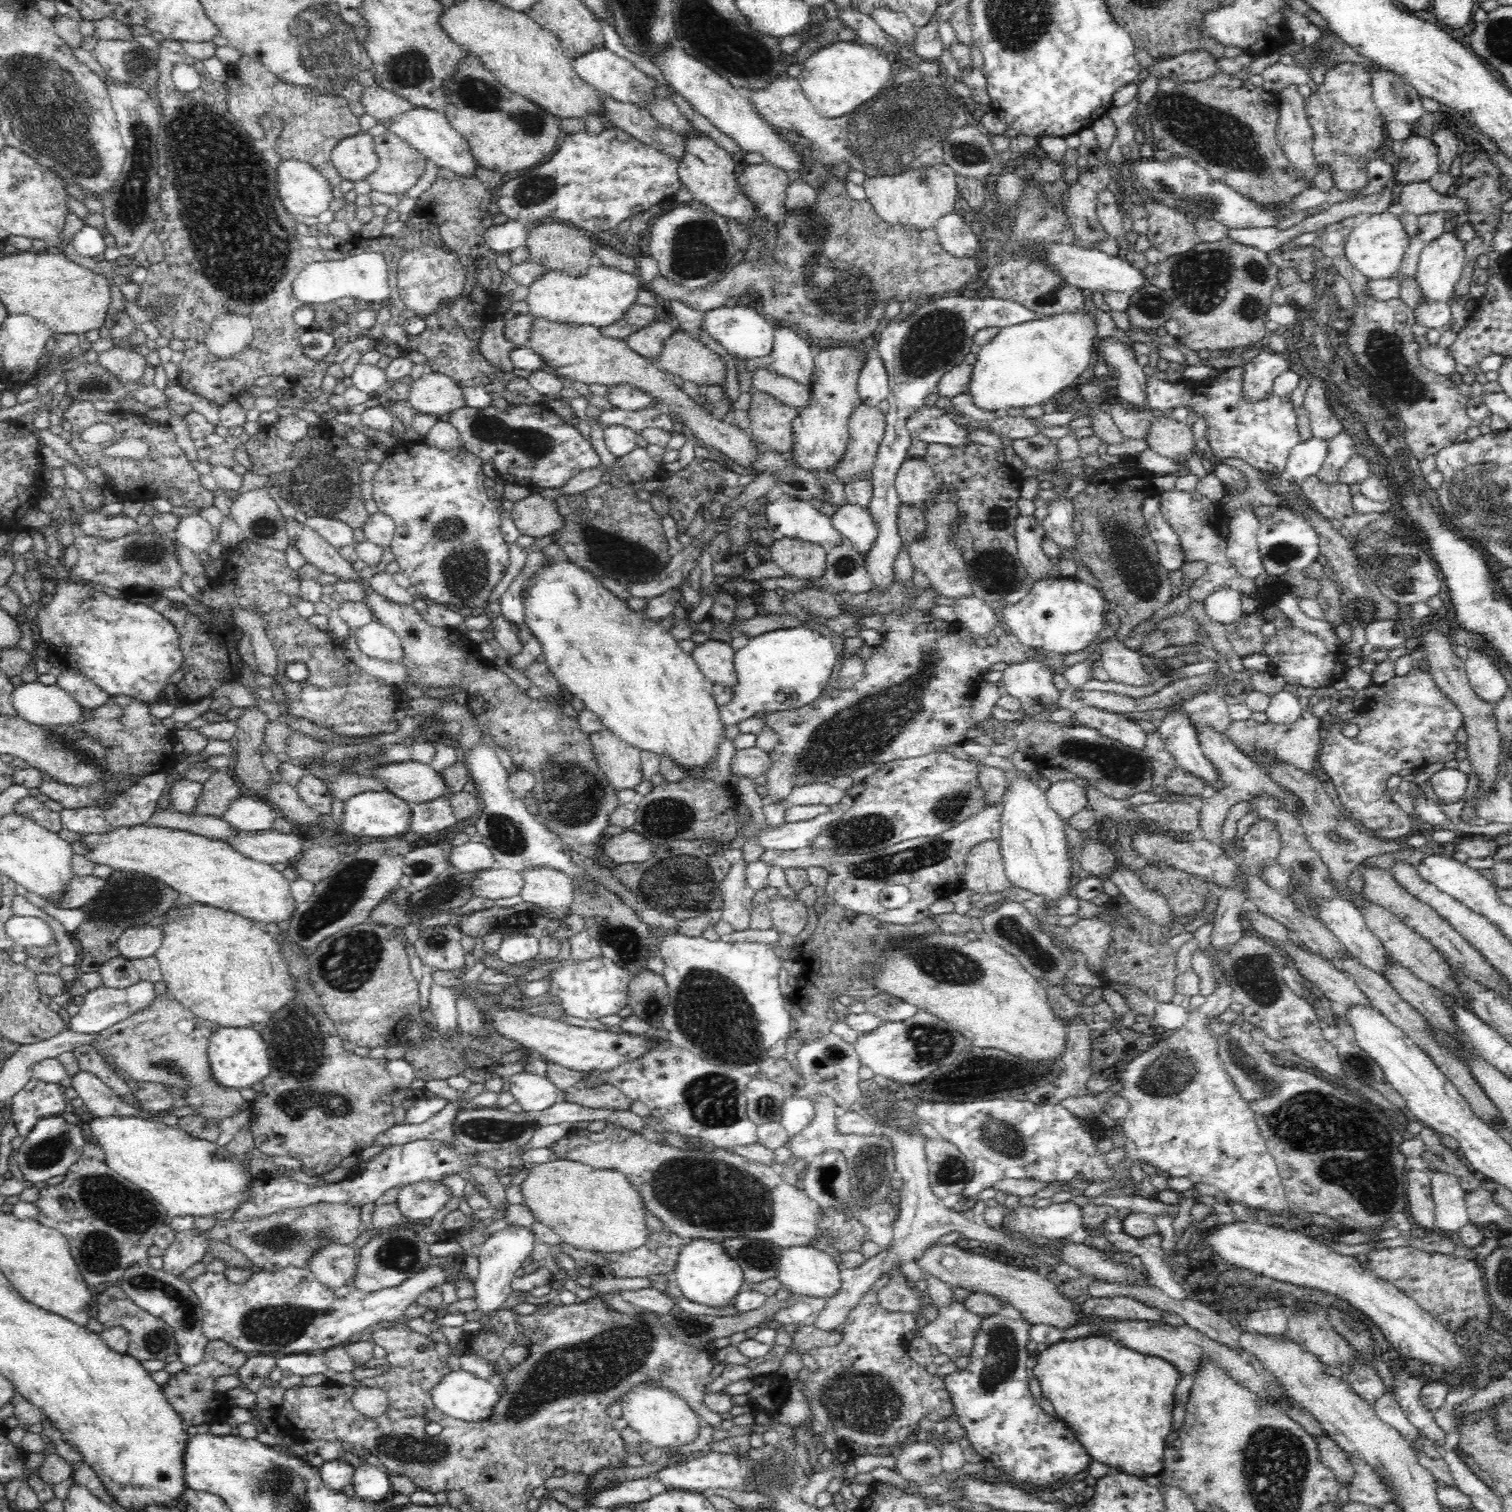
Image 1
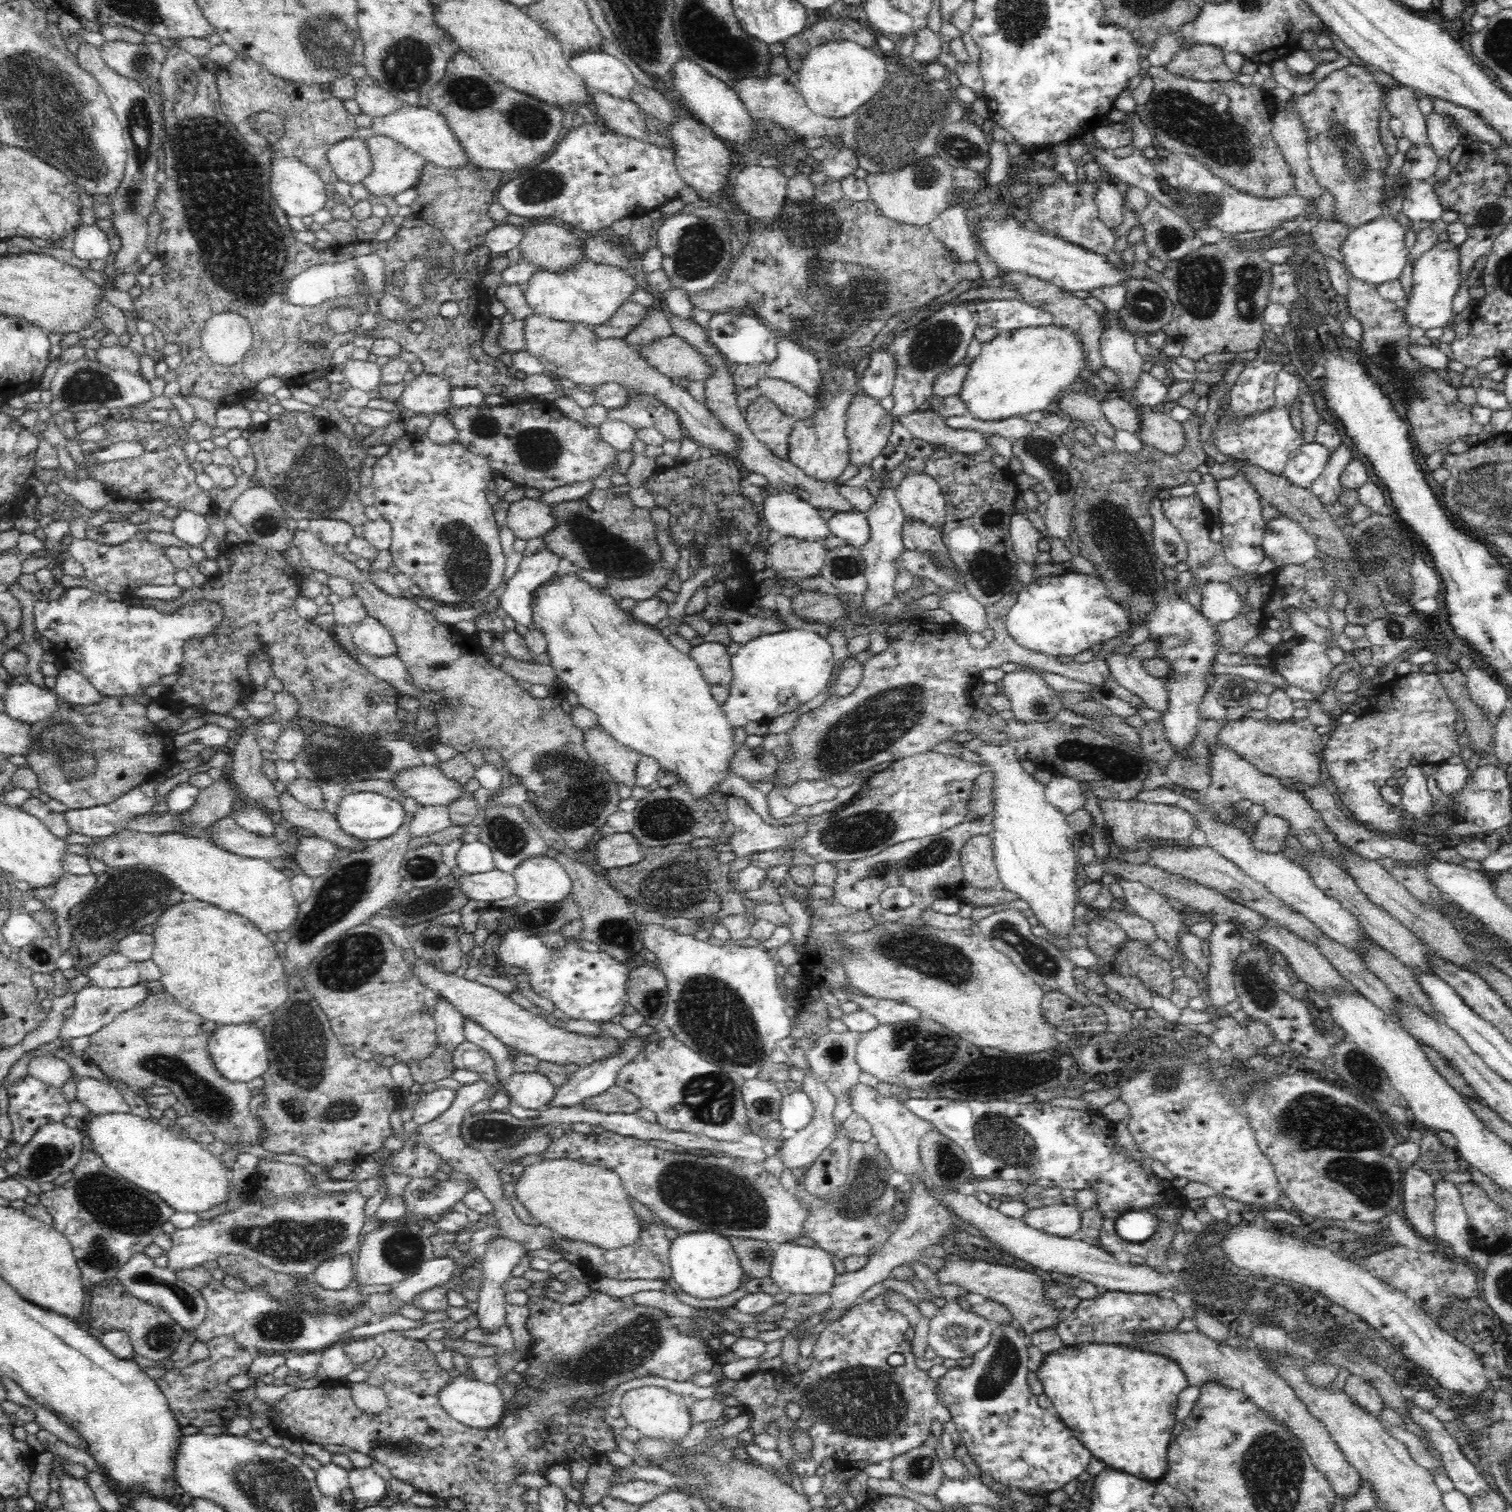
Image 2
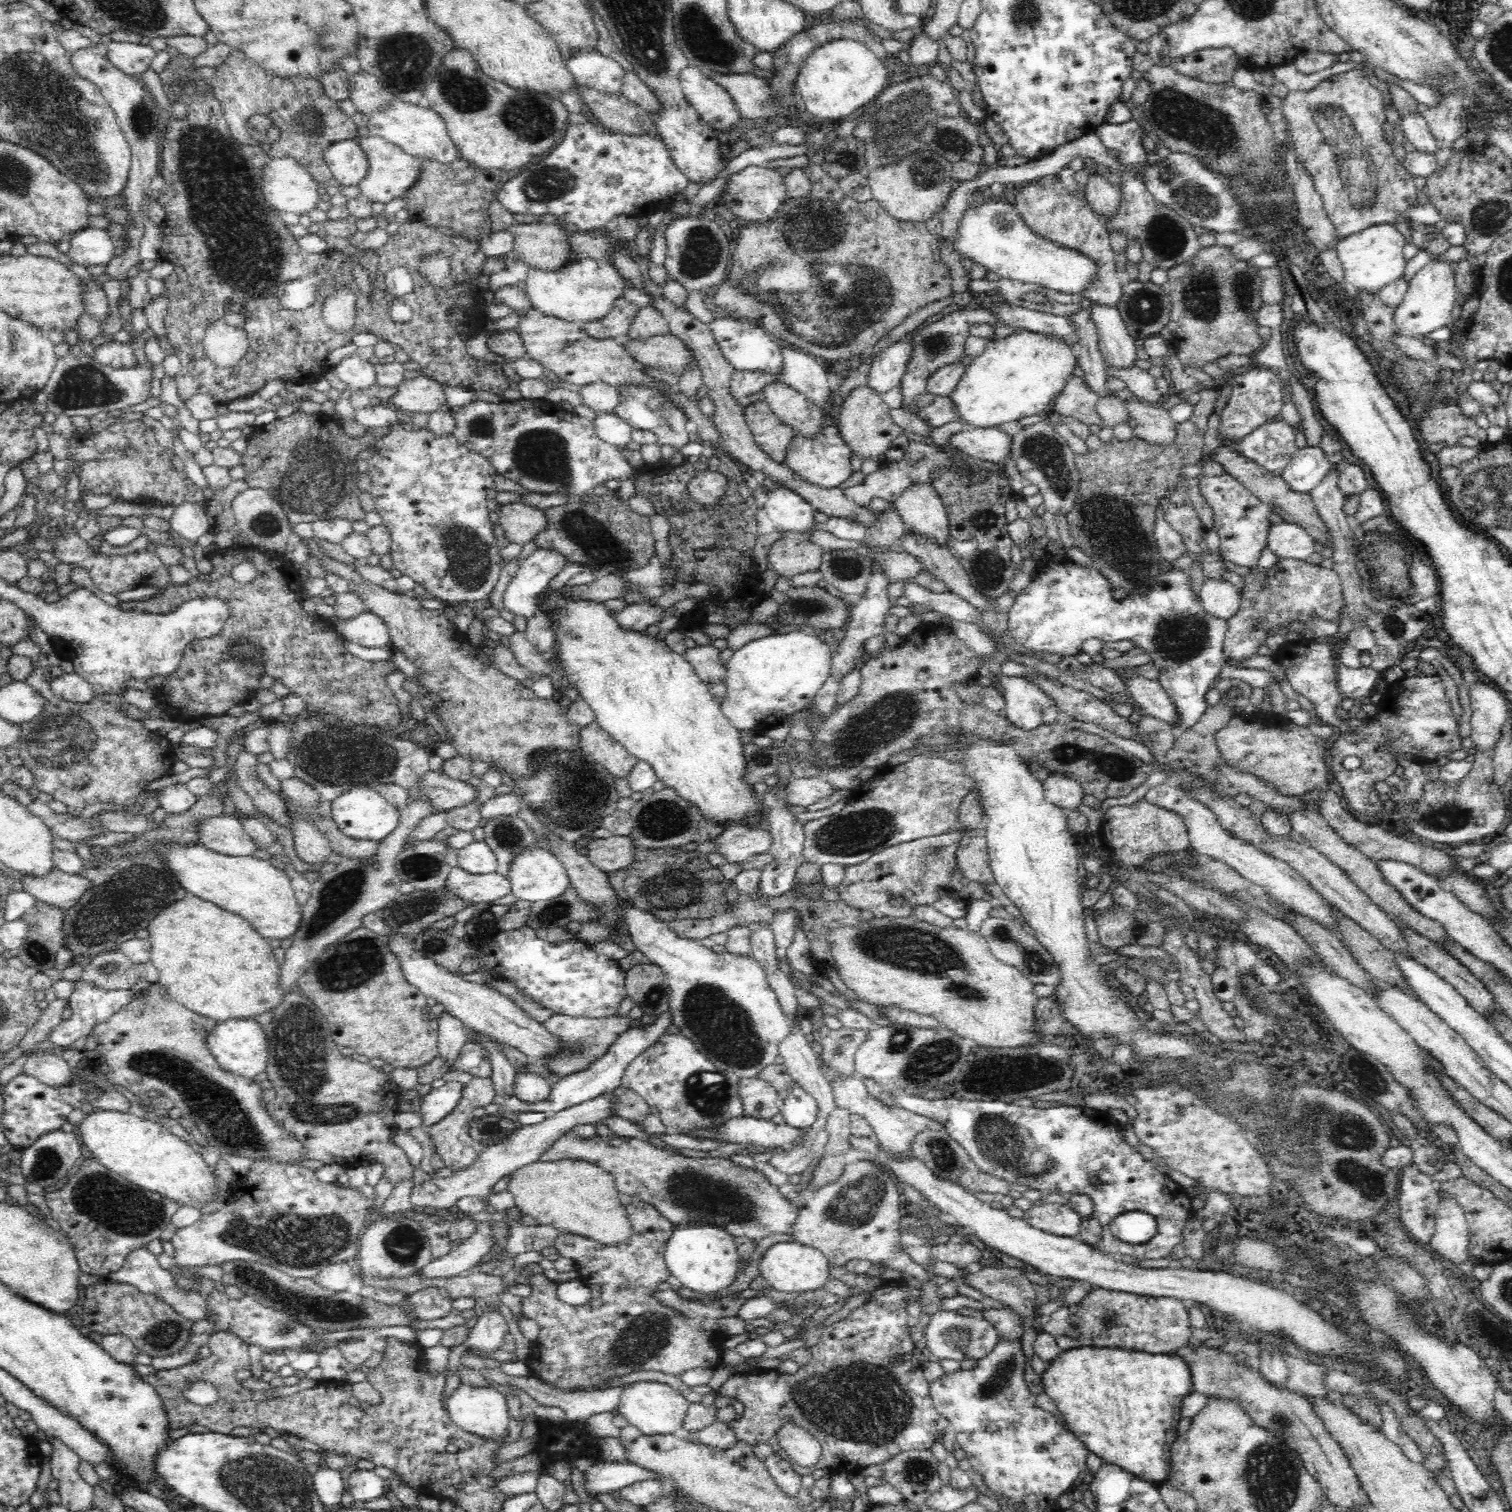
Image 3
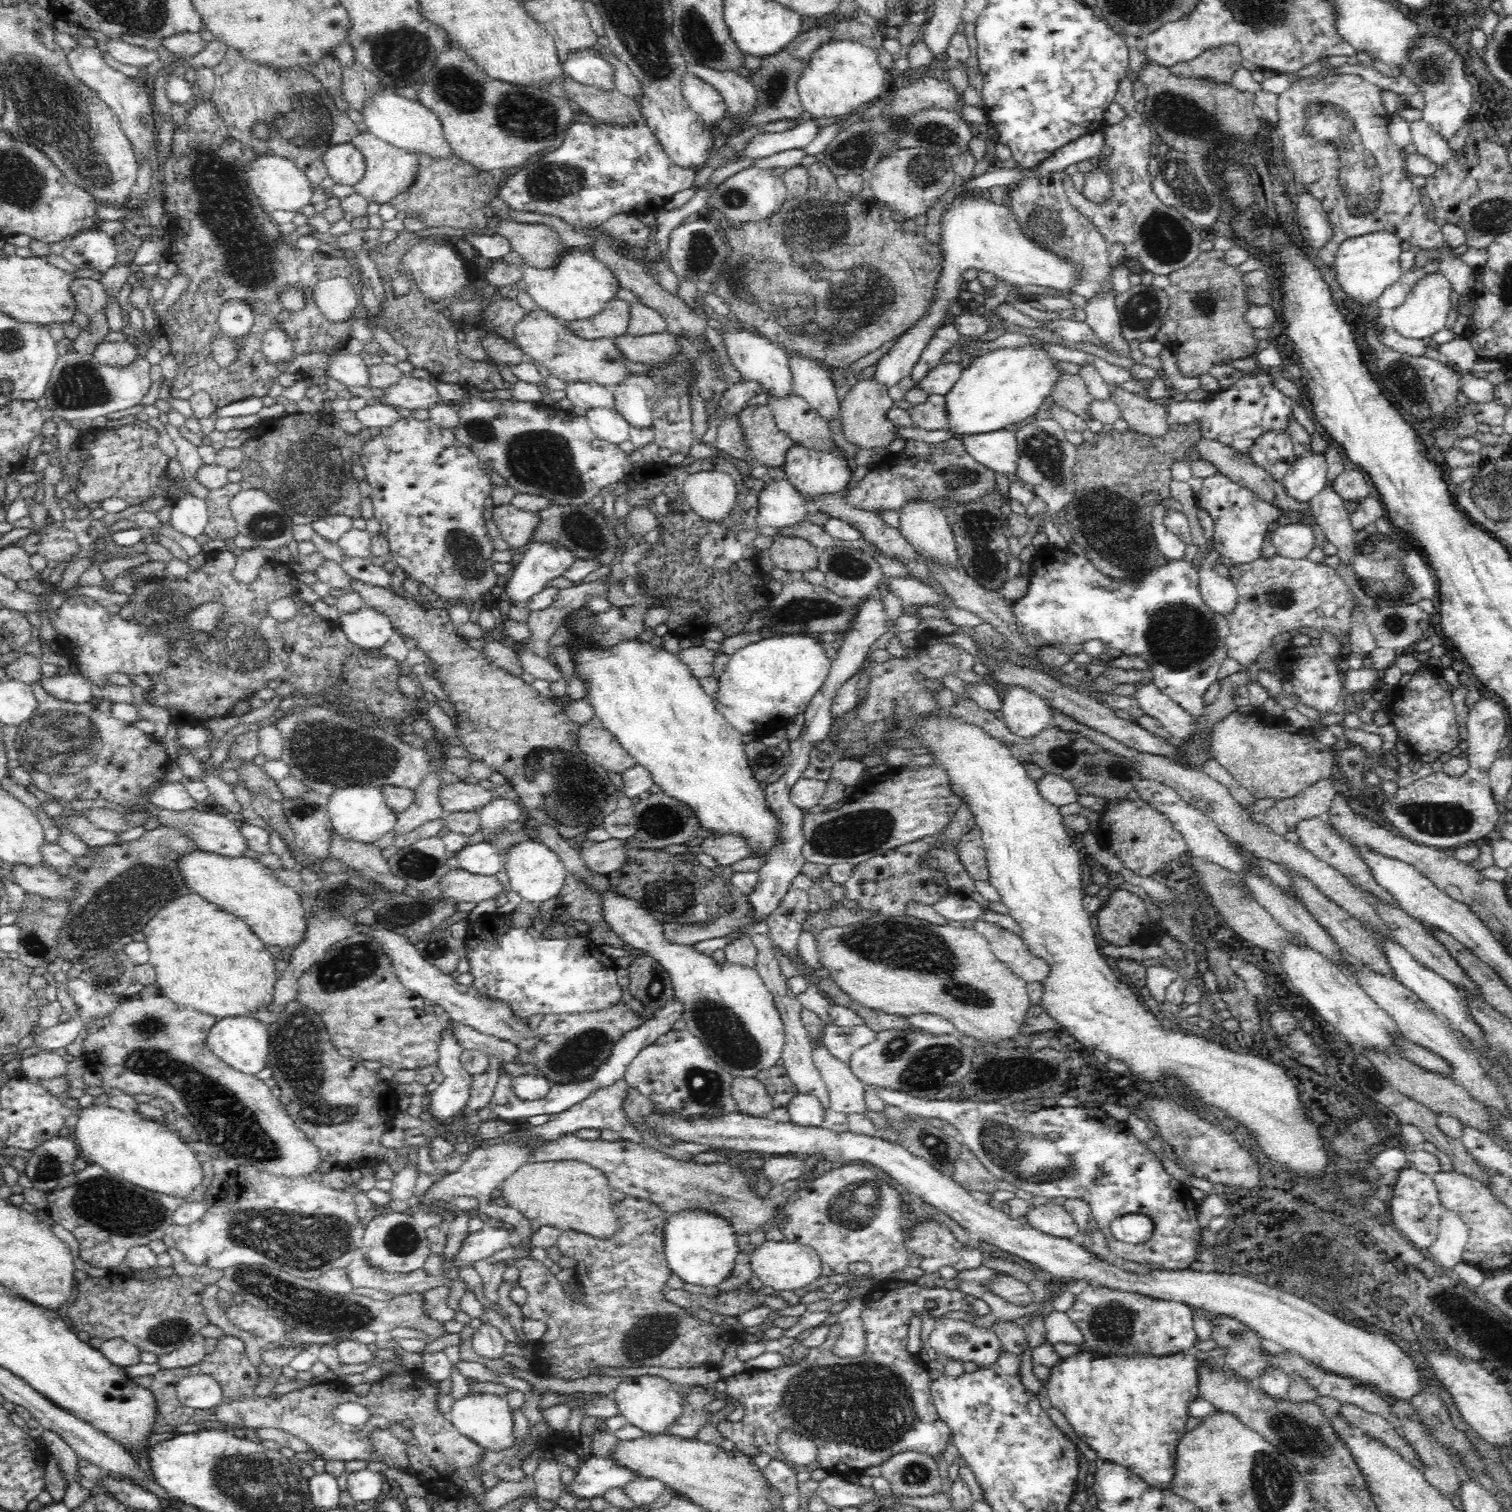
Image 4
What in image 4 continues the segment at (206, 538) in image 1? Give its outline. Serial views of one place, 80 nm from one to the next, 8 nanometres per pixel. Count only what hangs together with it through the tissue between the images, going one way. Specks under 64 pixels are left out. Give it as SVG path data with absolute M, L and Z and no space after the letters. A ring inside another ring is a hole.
M184 495L170 503L172 527L183 535L196 538L204 533L209 522L207 502L194 495Z

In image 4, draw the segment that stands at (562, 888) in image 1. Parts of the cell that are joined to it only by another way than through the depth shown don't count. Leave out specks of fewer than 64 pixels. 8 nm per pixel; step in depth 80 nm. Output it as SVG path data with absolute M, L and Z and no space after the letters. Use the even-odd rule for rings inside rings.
M535 836L515 843L507 851L504 868L509 878L510 890L529 902L542 903L554 898L562 891L568 876L560 858Z

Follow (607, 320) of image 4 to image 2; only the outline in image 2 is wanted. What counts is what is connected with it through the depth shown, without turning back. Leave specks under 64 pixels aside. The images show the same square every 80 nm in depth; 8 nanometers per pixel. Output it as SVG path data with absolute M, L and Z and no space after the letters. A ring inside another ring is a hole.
M626 300L608 318L608 322L602 322L602 324L592 327L592 332L600 338L624 339L634 326L638 326L638 323L642 322L642 318L646 316L646 310L648 307Z

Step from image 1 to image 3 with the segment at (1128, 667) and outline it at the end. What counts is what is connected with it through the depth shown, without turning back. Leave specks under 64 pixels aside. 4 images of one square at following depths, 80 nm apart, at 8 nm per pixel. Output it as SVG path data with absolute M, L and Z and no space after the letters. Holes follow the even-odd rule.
M1128 676L1124 684L1128 692L1148 715L1167 722L1174 728L1180 720L1177 707L1174 706L1170 695L1158 684L1158 681L1150 680L1142 676Z

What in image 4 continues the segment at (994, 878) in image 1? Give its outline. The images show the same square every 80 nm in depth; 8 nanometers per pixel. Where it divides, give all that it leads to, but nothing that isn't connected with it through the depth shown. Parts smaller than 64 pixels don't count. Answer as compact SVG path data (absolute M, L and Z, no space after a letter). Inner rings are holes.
M975 826L970 832L964 834L958 843L958 857L961 864L974 881L989 880L987 868L987 855L982 840L982 833Z

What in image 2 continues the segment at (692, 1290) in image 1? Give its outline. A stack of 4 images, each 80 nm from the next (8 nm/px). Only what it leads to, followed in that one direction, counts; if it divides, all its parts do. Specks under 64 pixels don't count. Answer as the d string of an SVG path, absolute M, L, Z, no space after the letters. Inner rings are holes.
M714 1230L683 1231L670 1244L668 1259L671 1266L671 1277L680 1284L685 1294L696 1298L722 1298L742 1288L743 1268L738 1255L734 1252L730 1238Z

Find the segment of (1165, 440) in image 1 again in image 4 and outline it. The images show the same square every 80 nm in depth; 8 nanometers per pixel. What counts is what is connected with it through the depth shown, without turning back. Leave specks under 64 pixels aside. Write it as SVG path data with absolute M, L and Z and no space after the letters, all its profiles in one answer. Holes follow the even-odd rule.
M1120 385L1111 386L1110 400L1118 404L1121 417L1128 423L1130 431L1162 436L1171 428L1164 402L1154 402L1141 394L1127 392Z

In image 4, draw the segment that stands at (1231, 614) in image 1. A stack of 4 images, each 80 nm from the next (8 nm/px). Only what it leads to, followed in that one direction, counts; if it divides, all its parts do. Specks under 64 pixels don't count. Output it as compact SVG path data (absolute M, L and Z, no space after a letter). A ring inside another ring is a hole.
M1214 546L1202 560L1201 569L1198 571L1199 587L1206 606L1218 614L1227 615L1238 604L1238 593L1230 578L1222 577L1213 569L1219 560L1221 556Z

